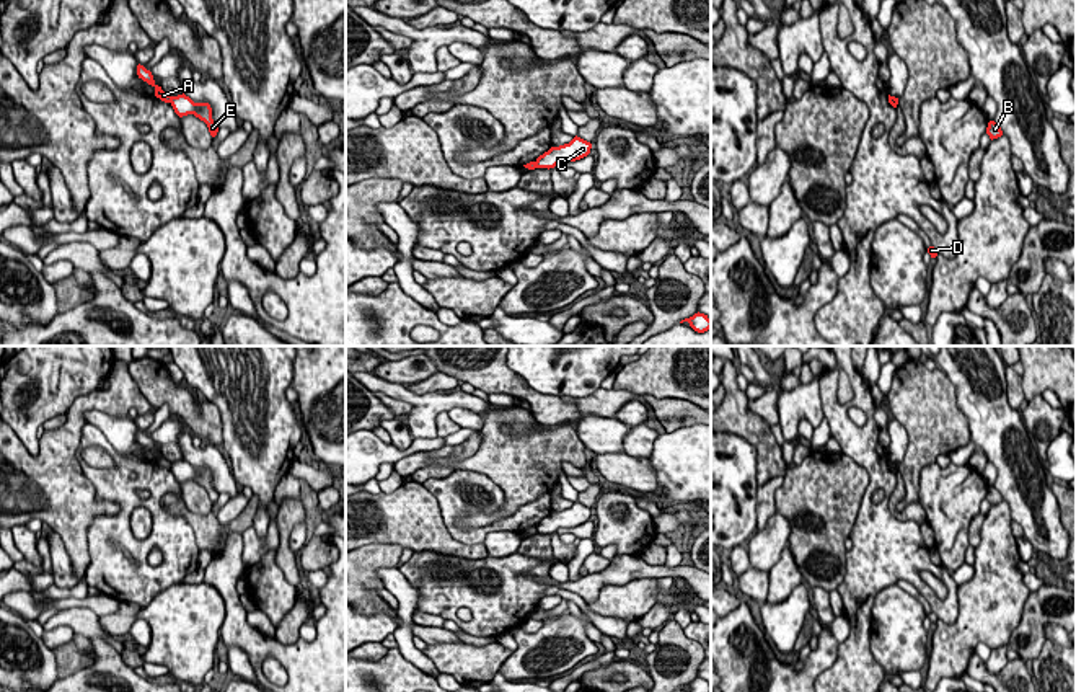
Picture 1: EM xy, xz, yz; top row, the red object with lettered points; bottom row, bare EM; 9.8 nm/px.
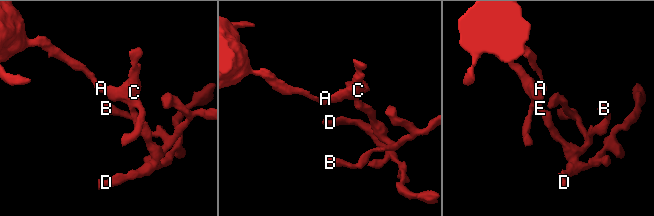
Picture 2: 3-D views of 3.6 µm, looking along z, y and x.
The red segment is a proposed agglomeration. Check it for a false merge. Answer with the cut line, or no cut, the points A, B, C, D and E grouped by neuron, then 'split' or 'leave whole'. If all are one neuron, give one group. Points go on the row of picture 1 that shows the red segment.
xy (170, 97), (171, 102) | A / B C D E | split

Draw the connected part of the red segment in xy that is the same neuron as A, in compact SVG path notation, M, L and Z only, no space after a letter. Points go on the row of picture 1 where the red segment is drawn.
M137 65L137 75L139 78L142 78L143 82L147 82L148 85L152 85L155 88L155 96L160 98L165 103L171 103L171 95L168 95L166 91L161 90L161 86L158 86L153 80L153 75L150 70L147 70L143 65Z

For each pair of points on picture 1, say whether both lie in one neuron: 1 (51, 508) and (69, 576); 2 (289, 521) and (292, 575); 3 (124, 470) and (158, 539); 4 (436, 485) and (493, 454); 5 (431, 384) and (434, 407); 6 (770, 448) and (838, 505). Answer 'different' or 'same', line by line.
1: different
2: same
3: same
4: different
5: different
6: different

